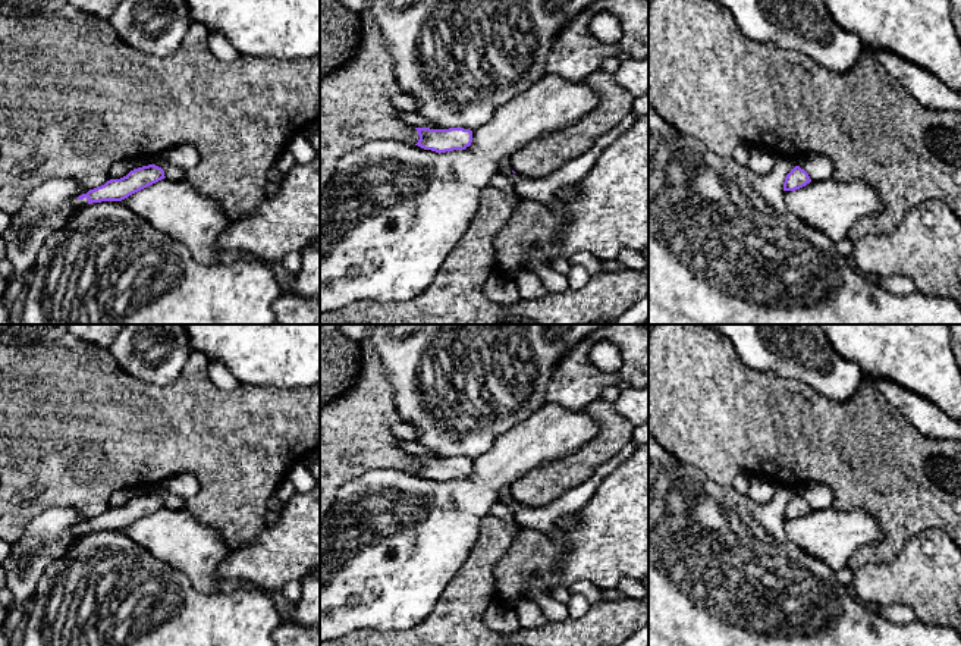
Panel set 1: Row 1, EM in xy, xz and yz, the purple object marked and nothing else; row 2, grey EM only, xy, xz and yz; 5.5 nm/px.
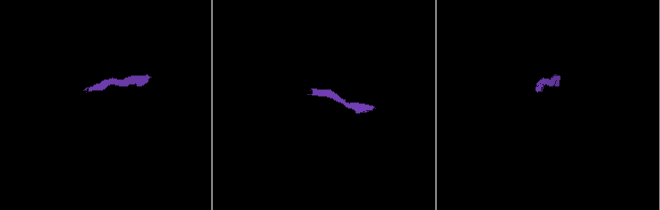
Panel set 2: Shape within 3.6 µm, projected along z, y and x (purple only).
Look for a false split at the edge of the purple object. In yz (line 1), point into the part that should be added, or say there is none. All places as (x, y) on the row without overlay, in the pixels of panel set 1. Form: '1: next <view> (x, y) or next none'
1: next none

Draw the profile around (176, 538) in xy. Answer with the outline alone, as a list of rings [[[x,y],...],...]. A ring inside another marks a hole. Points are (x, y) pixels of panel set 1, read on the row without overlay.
[[[161,508],[122,529],[151,555],[183,573],[201,593],[220,593],[217,571],[233,548],[186,508]]]

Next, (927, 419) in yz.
[[[866,379],[892,404],[923,436],[961,440],[961,420],[952,418],[930,401],[892,383],[888,379]]]

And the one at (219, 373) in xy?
[[[220,360],[208,361],[208,377],[222,391],[233,391],[239,382]]]

